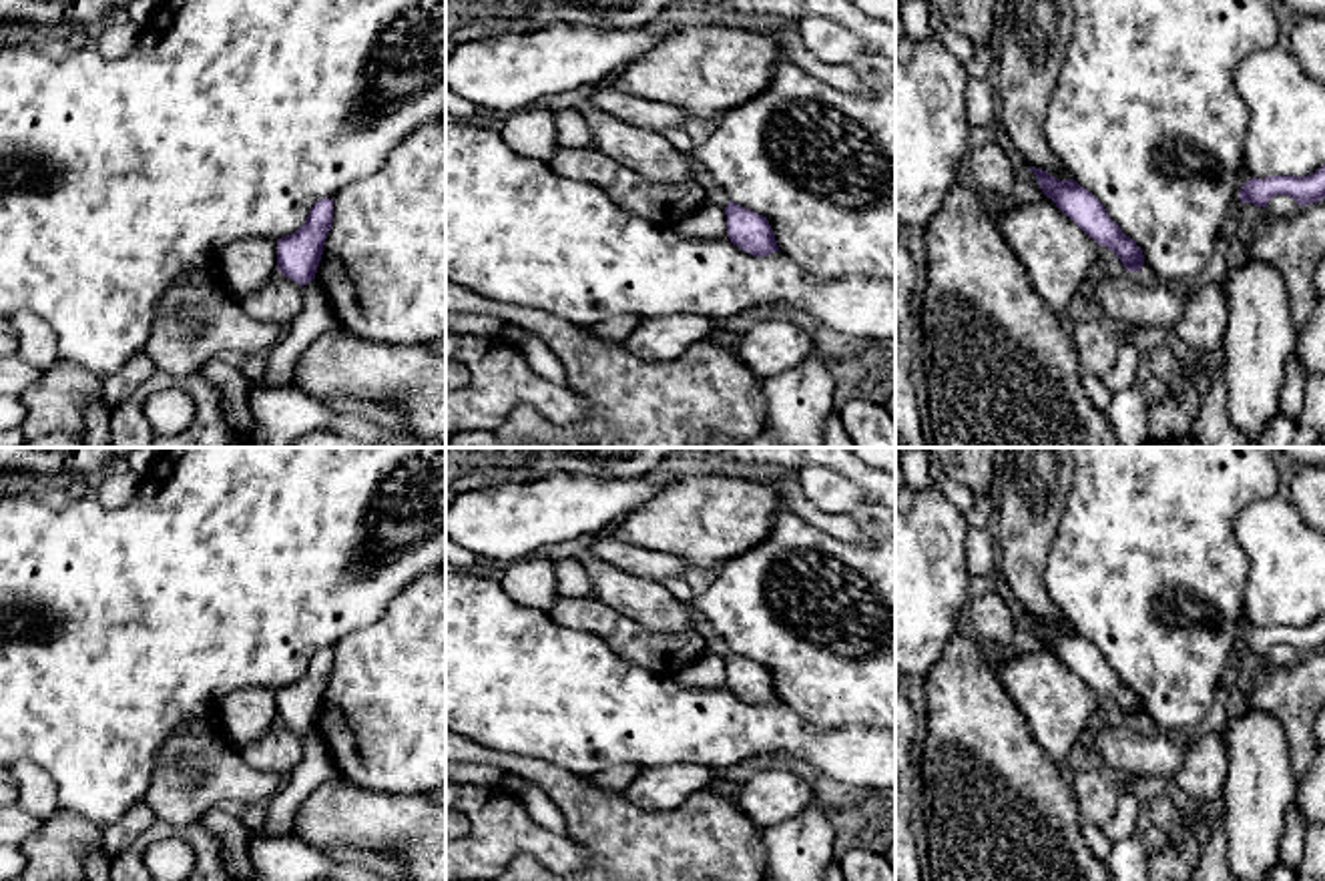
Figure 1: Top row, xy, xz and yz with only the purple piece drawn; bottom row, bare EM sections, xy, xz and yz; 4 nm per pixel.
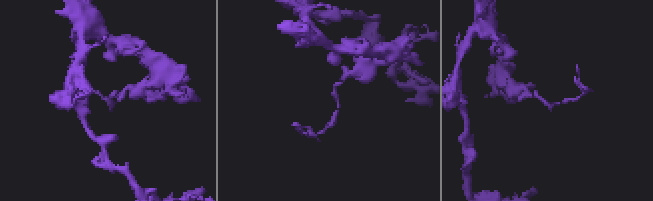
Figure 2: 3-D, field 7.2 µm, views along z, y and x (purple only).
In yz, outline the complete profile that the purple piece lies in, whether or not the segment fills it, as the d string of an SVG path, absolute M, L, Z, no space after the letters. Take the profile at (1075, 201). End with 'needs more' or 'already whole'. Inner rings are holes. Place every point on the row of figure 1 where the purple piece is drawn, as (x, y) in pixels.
M1030 167L1030 171L1036 175L1042 193L1052 199L1066 217L1098 245L1114 251L1126 271L1140 273L1144 265L1142 249L1122 233L1108 217L1104 205L1088 189L1080 187L1074 179L1060 181L1042 169Z; already whole

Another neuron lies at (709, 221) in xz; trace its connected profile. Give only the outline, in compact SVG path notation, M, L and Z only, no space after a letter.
M705 201L697 211L679 221L675 229L691 239L719 239L727 235L727 215L717 203Z

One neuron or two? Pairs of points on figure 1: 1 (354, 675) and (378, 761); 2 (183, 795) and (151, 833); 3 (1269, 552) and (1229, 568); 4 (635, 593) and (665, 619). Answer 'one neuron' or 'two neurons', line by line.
1: one neuron
2: two neurons
3: two neurons
4: one neuron

